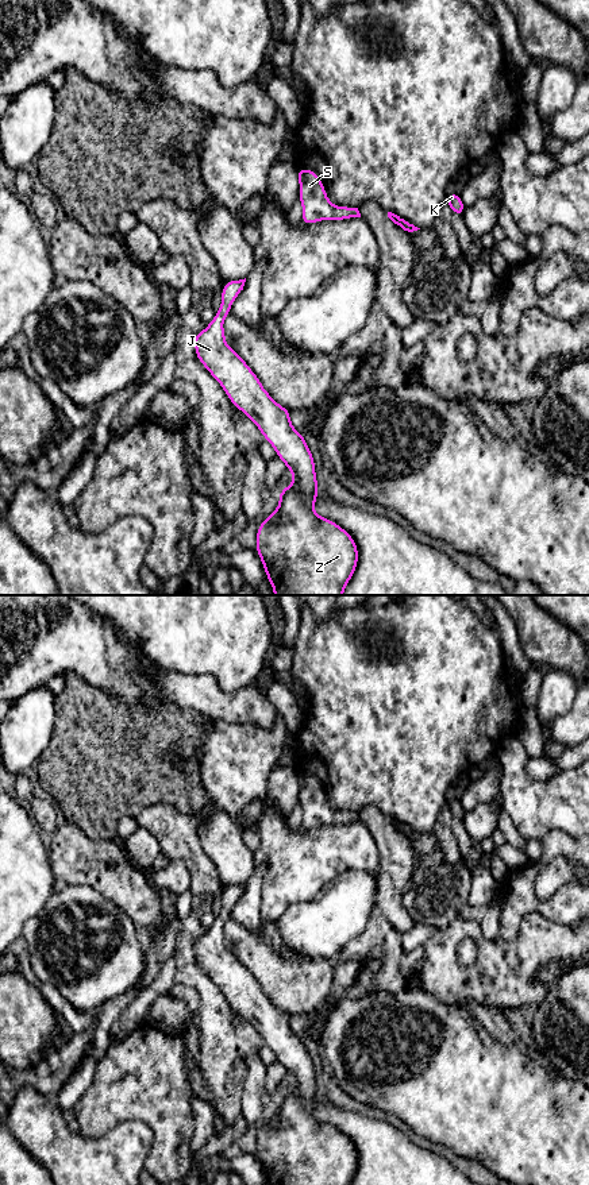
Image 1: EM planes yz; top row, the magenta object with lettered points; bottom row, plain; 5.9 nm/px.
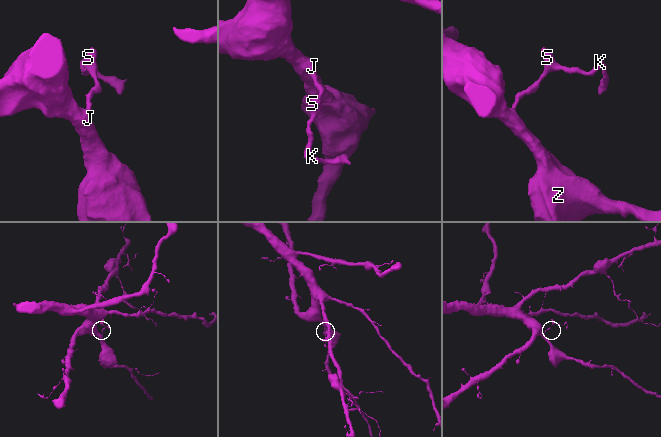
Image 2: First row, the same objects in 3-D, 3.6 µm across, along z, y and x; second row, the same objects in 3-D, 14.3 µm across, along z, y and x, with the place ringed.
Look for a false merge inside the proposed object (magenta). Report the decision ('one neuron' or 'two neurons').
one neuron

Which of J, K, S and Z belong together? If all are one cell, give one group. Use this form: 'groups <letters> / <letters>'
groups J K S Z

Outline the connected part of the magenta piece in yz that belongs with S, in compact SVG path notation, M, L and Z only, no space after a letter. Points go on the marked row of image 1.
M297 167L300 182L299 200L303 204L301 221L305 225L320 220L361 217L358 208L332 205L316 171Z

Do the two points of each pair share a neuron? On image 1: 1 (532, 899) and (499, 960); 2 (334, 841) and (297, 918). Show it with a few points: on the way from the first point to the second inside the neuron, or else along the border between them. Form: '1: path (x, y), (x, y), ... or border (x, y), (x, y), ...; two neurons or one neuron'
1: border (528, 913), (514, 938), (496, 940); two neurons
2: border (328, 883), (310, 900), (292, 904), (277, 919); two neurons

